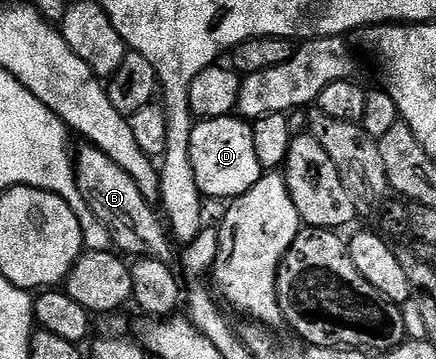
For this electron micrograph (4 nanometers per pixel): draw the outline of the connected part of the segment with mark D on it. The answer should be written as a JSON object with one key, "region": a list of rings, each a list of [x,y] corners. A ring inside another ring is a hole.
{"region":[[[239,116],[197,121],[190,132],[190,164],[205,199],[231,200],[250,192],[262,176],[254,149],[252,122]]]}

